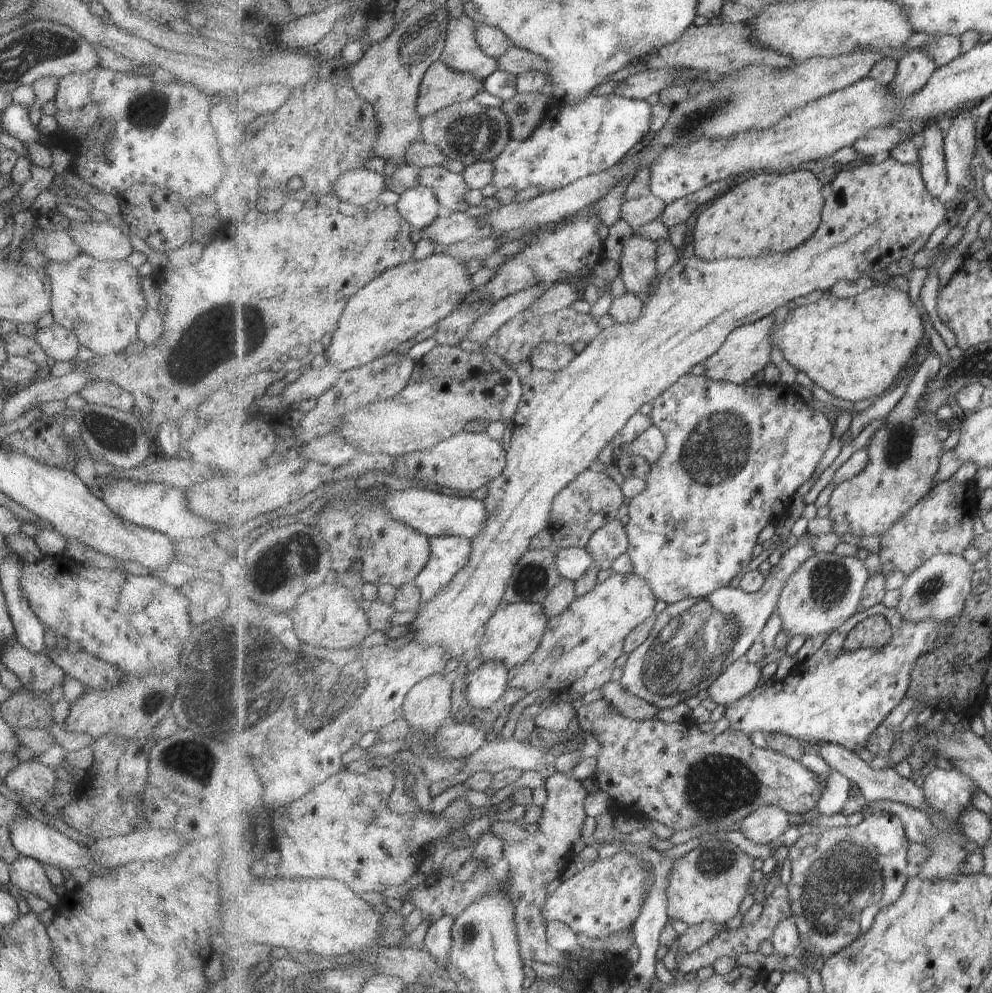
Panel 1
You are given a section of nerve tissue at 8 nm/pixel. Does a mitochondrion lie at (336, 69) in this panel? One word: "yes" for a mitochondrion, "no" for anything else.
no

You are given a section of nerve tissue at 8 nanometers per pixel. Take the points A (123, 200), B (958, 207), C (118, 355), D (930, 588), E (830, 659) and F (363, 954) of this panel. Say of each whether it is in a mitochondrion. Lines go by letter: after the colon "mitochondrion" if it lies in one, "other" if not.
A: other
B: other
C: other
D: mitochondrion
E: other
F: other

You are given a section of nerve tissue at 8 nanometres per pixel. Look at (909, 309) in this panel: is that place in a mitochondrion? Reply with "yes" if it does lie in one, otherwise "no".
no

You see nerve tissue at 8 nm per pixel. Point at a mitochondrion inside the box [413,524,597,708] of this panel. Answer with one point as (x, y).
(533, 575)

